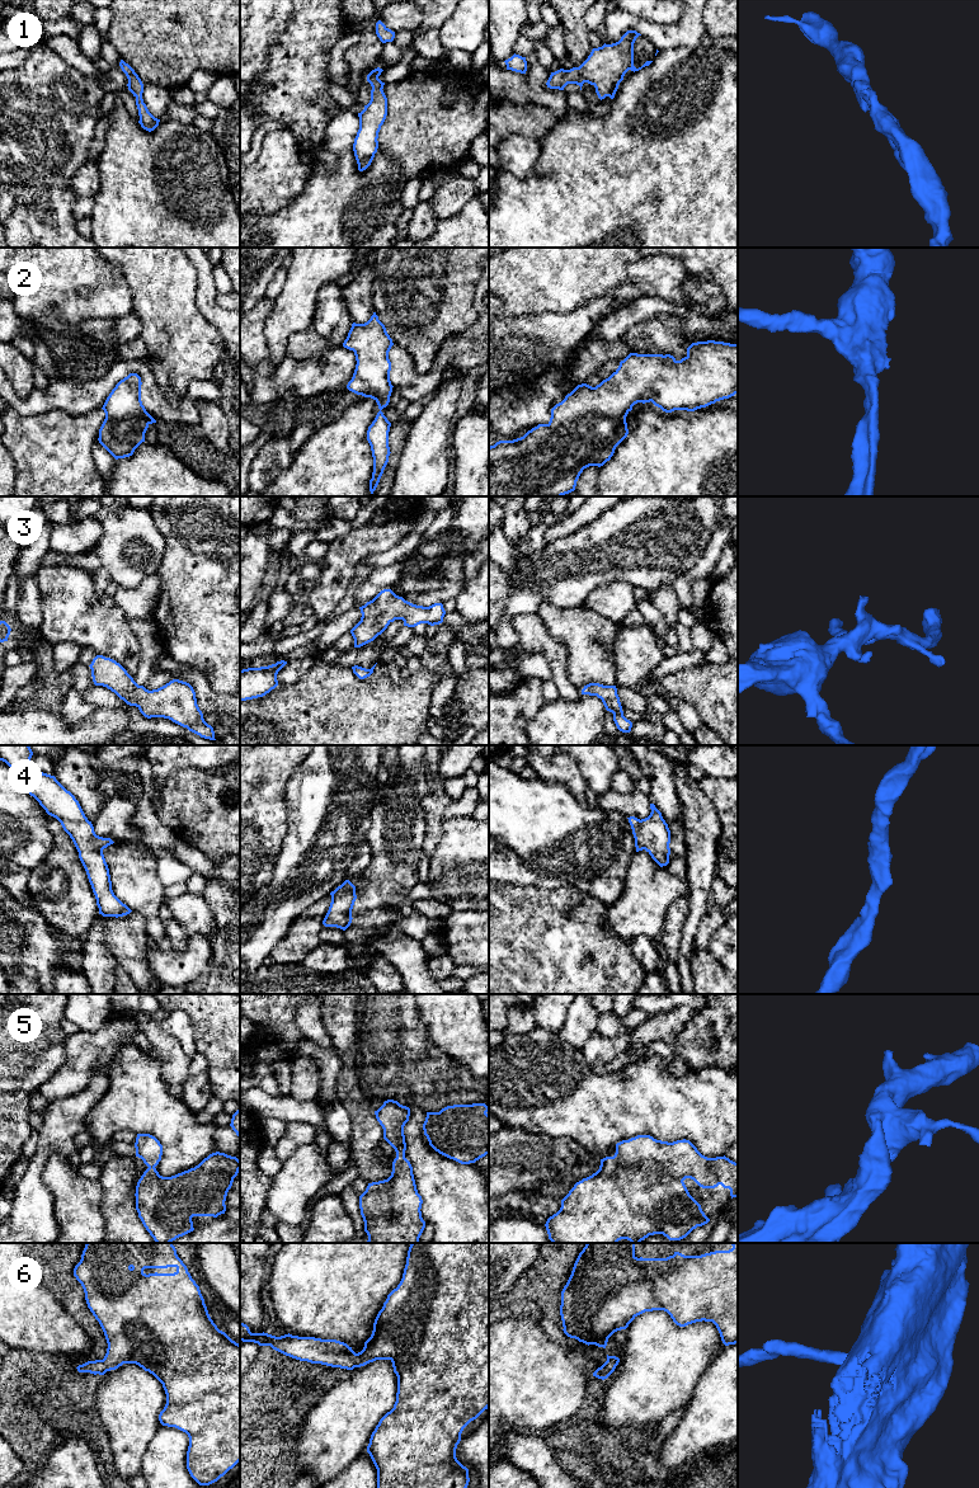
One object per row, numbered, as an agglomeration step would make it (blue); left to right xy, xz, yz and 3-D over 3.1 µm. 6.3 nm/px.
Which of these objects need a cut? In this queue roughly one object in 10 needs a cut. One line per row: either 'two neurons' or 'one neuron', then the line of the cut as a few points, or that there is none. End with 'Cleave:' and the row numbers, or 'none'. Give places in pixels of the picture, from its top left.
1: one neuron; cut none
2: one neuron; cut none
3: one neuron; cut none
4: one neuron; cut none
5: one neuron; cut none
6: one neuron; cut none
Cleave: none

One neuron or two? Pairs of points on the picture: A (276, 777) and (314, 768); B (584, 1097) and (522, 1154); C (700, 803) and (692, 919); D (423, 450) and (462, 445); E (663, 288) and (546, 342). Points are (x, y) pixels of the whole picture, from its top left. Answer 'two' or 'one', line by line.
A: two
B: two
C: one
D: two
E: one

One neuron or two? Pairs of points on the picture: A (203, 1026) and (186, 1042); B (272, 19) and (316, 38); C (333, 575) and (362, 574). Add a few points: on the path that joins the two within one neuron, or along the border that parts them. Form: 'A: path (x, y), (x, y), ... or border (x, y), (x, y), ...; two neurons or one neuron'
A: border (178, 1009), (182, 1009), (189, 1018), (197, 1051); two neurons
B: border (292, 13), (286, 29), (274, 41), (269, 51); two neurons
C: border (356, 569), (348, 592), (340, 601); two neurons

